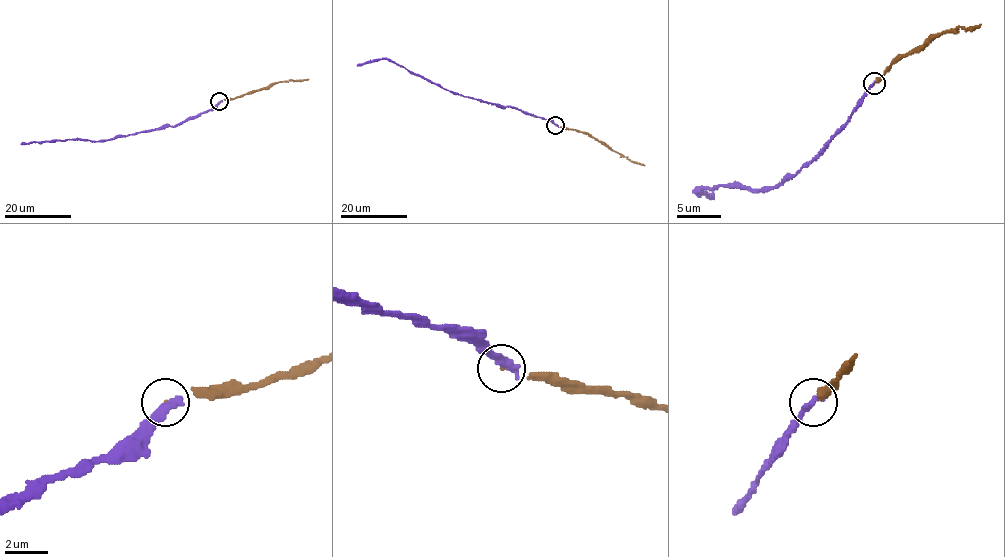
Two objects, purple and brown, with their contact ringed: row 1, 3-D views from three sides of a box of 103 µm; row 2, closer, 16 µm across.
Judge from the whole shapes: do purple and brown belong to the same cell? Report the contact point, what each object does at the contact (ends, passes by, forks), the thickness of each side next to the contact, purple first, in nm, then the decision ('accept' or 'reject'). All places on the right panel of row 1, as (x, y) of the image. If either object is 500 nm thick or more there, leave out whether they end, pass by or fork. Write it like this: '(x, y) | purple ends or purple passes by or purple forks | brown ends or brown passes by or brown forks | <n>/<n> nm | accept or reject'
(874, 83) | 500/70 nm | accept

